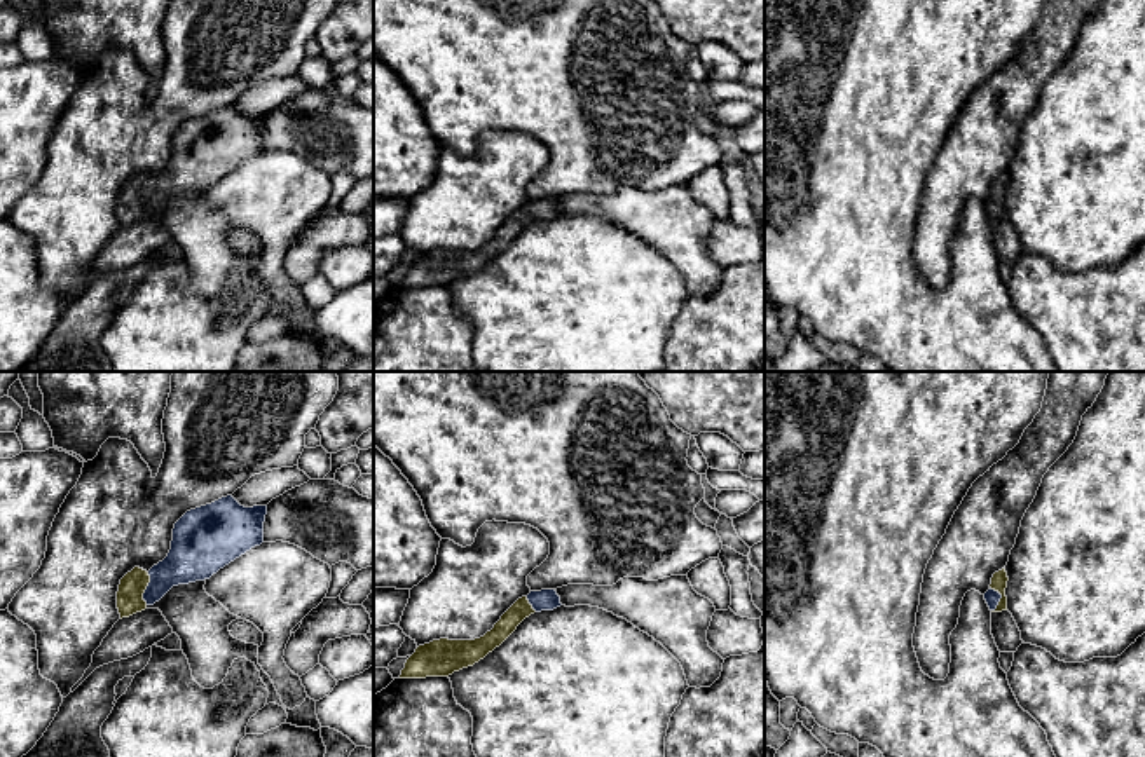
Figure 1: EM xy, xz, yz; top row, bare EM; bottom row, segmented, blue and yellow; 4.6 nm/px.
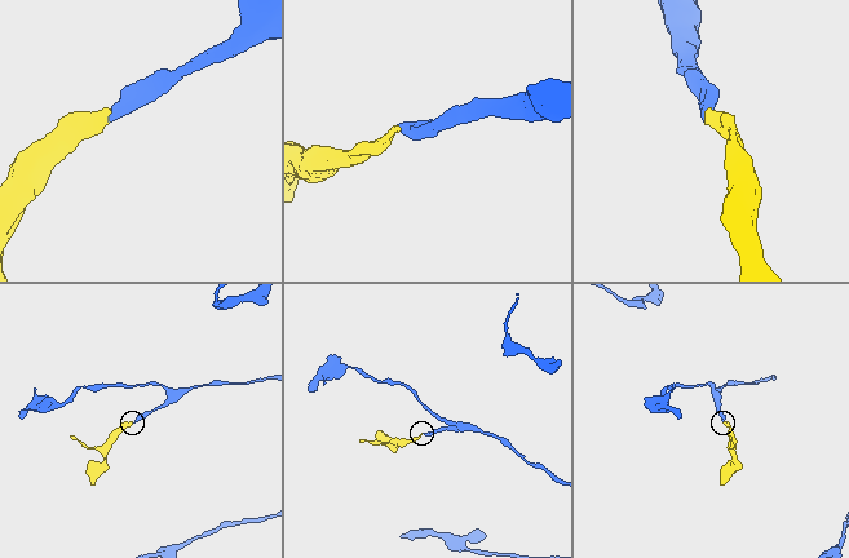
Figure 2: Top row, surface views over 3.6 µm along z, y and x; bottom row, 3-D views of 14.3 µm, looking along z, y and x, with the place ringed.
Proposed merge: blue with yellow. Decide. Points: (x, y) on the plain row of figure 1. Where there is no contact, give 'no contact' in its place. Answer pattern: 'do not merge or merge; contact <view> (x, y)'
merge; contact xy (147, 197)

